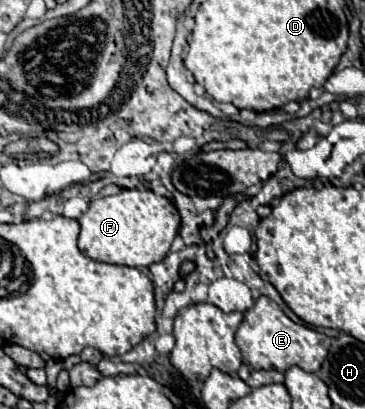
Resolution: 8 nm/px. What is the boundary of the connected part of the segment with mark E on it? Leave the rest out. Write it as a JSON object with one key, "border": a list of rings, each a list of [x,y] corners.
{"border":[[[260,297],[254,307],[244,313],[244,321],[236,331],[236,345],[240,347],[244,361],[254,369],[274,367],[276,371],[286,373],[296,365],[308,373],[316,373],[328,355],[330,337],[314,331],[312,327],[294,323],[274,301],[270,301],[268,297]]]}

